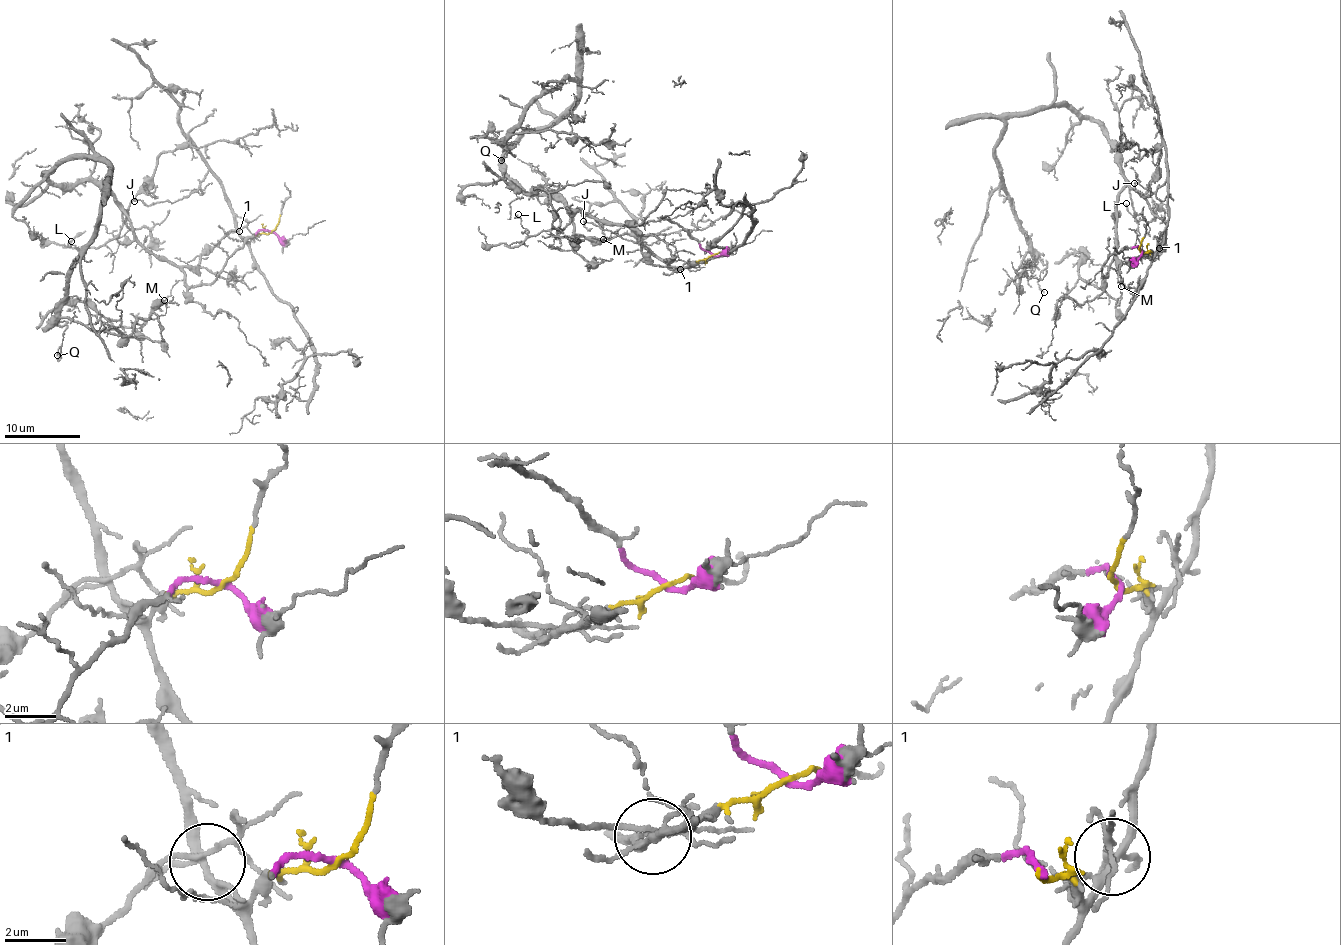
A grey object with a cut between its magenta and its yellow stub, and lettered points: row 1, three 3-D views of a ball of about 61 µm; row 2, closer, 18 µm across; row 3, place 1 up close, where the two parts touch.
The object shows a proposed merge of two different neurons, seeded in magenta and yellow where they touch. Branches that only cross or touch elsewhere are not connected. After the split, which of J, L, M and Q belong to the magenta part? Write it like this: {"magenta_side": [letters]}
{"magenta_side": ["L", "M", "Q"]}

